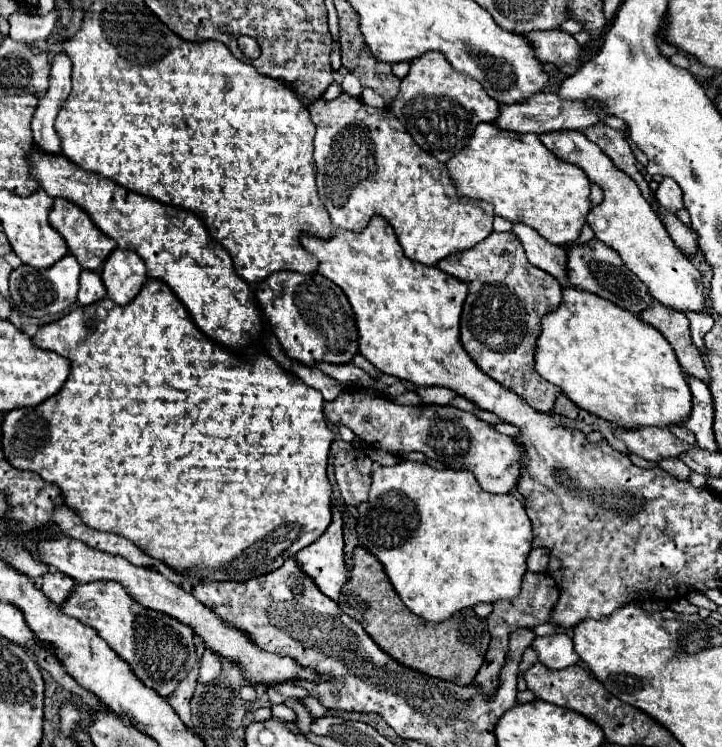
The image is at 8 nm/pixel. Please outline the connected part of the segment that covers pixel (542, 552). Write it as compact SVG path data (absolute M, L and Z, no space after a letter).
M532 549L526 559L526 569L528 571L546 571L548 561L550 561L550 555L546 549Z

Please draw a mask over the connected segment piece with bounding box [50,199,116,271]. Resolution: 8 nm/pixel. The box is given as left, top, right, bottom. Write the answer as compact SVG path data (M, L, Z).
M54 199L54 209L50 213L50 225L64 237L68 251L78 259L78 263L96 271L116 249L116 241L108 239L74 203L66 199Z

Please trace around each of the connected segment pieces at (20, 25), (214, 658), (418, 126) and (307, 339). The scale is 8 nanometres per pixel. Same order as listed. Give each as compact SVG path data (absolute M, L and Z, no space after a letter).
M16 11L8 17L8 23L10 23L8 35L24 43L42 41L42 39L48 39L48 35L56 29L56 21L58 21L56 11L50 11L44 16L27 15Z
M204 651L202 659L200 659L200 671L198 671L198 681L200 683L208 683L212 681L214 677L218 677L222 671L222 663L220 663L220 657L216 653L210 653L210 651Z
M428 51L424 57L410 61L410 71L402 79L400 93L390 107L404 129L412 133L412 139L442 163L464 149L478 123L490 123L500 113L498 103L488 97L478 81L456 73L446 57L436 51Z
M276 271L258 285L256 297L268 317L272 335L290 359L306 367L316 367L318 363L352 363L352 357L358 353L354 311L344 291L330 279L320 273L302 275L296 271Z

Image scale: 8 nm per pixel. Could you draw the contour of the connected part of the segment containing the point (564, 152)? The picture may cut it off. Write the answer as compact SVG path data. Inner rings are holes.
M553 131L544 133L539 138L556 157L572 165L578 165L588 175L590 181L598 183L604 189L604 201L598 207L594 207L586 217L596 239L608 245L610 249L614 249L622 257L624 265L632 273L636 273L640 281L648 285L650 295L656 301L682 313L704 311L706 297L704 297L704 285L702 285L700 271L674 245L660 217L656 217L652 205L642 197L638 185L632 179L628 179L620 169L616 169L610 157L596 143L588 141L584 133L580 131Z

